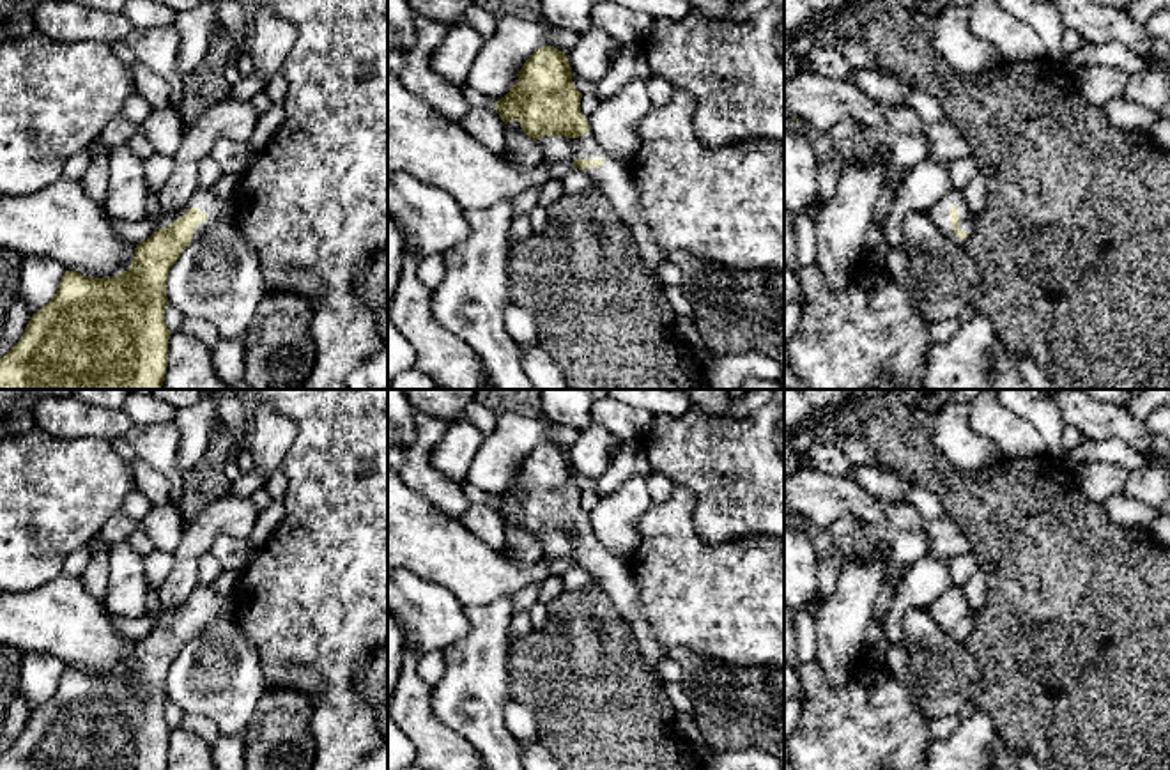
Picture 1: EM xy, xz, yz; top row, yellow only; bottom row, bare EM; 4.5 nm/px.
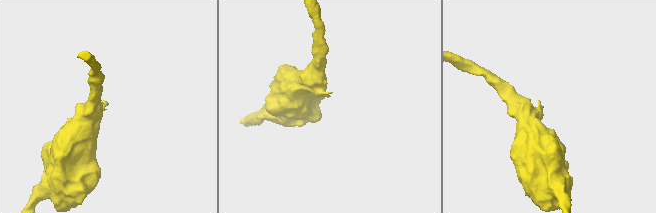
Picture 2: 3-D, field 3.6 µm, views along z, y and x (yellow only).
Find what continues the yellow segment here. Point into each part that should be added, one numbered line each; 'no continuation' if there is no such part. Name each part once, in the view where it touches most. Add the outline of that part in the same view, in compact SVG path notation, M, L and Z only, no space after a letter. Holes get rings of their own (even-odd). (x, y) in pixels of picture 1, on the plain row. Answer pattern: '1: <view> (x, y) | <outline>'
1: xy (207, 599) | M211 586L196 588L182 605L170 611L156 609L154 612L150 612L156 620L156 627L172 621L177 614L184 612L191 604L198 604L204 611L209 612L207 618L200 618L196 621L191 639L204 634L214 620L234 609L234 598L230 595L219 595Z

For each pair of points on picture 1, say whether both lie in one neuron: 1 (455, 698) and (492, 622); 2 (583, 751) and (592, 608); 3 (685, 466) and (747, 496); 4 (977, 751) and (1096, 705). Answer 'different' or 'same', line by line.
1: same
2: same
3: same
4: different

